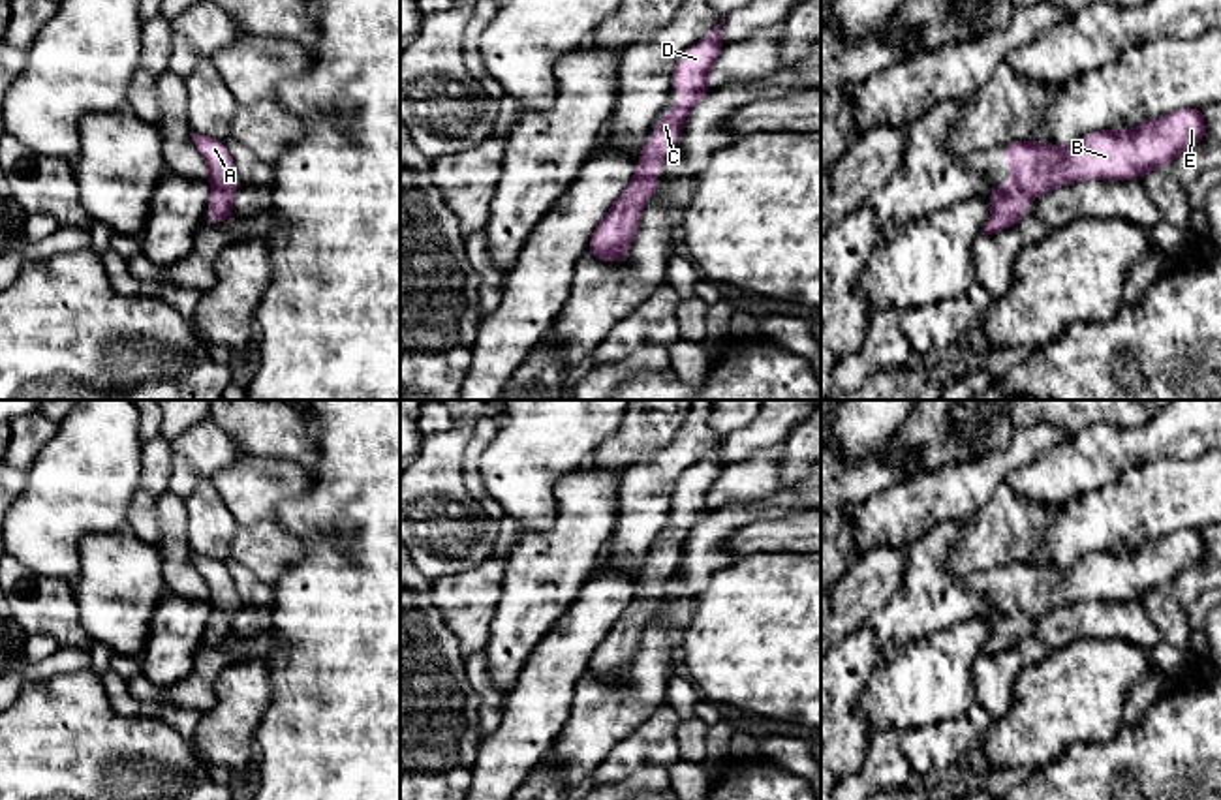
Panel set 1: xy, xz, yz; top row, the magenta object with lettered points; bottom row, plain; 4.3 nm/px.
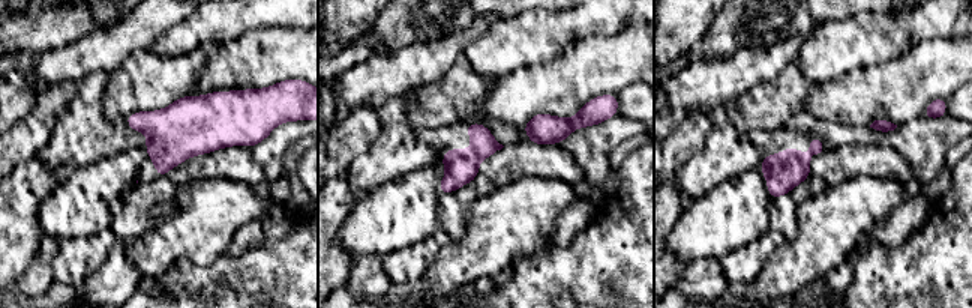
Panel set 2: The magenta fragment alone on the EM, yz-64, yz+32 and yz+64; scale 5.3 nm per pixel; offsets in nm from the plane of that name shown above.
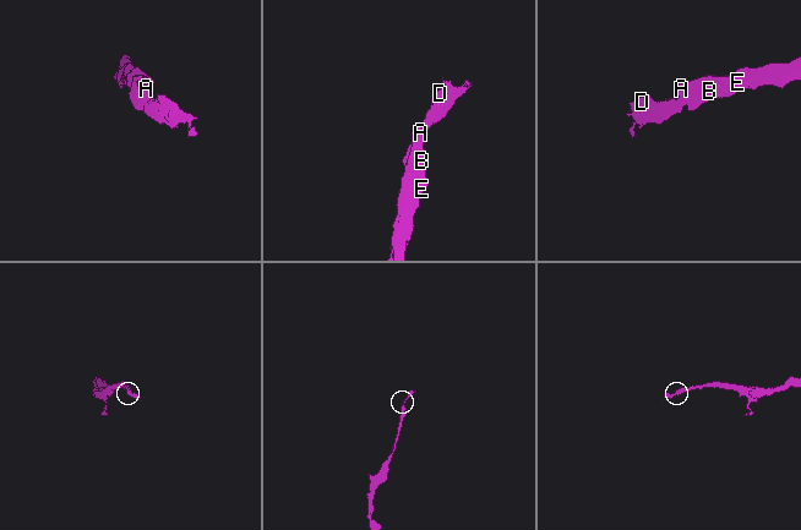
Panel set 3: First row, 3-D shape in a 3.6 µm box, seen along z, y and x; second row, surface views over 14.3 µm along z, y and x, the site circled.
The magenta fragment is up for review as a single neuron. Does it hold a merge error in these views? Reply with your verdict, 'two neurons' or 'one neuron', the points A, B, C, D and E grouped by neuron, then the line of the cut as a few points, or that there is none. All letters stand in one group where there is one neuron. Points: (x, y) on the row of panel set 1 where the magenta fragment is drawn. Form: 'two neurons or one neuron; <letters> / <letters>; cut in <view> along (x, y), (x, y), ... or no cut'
one neuron; A B C D E; no cut

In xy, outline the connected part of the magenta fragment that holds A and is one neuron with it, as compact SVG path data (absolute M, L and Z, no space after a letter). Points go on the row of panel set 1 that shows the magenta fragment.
M192 133L192 139L209 165L209 182L212 186L207 212L209 223L225 223L233 216L233 193L240 184L233 156L229 154L225 143Z

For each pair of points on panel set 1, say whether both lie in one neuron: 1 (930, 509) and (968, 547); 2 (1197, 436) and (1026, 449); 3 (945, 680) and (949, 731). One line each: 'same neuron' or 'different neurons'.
1: different neurons
2: different neurons
3: different neurons

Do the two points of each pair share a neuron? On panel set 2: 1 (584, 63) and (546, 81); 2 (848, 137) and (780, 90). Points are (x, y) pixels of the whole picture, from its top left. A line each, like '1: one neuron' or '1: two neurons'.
1: one neuron
2: two neurons

